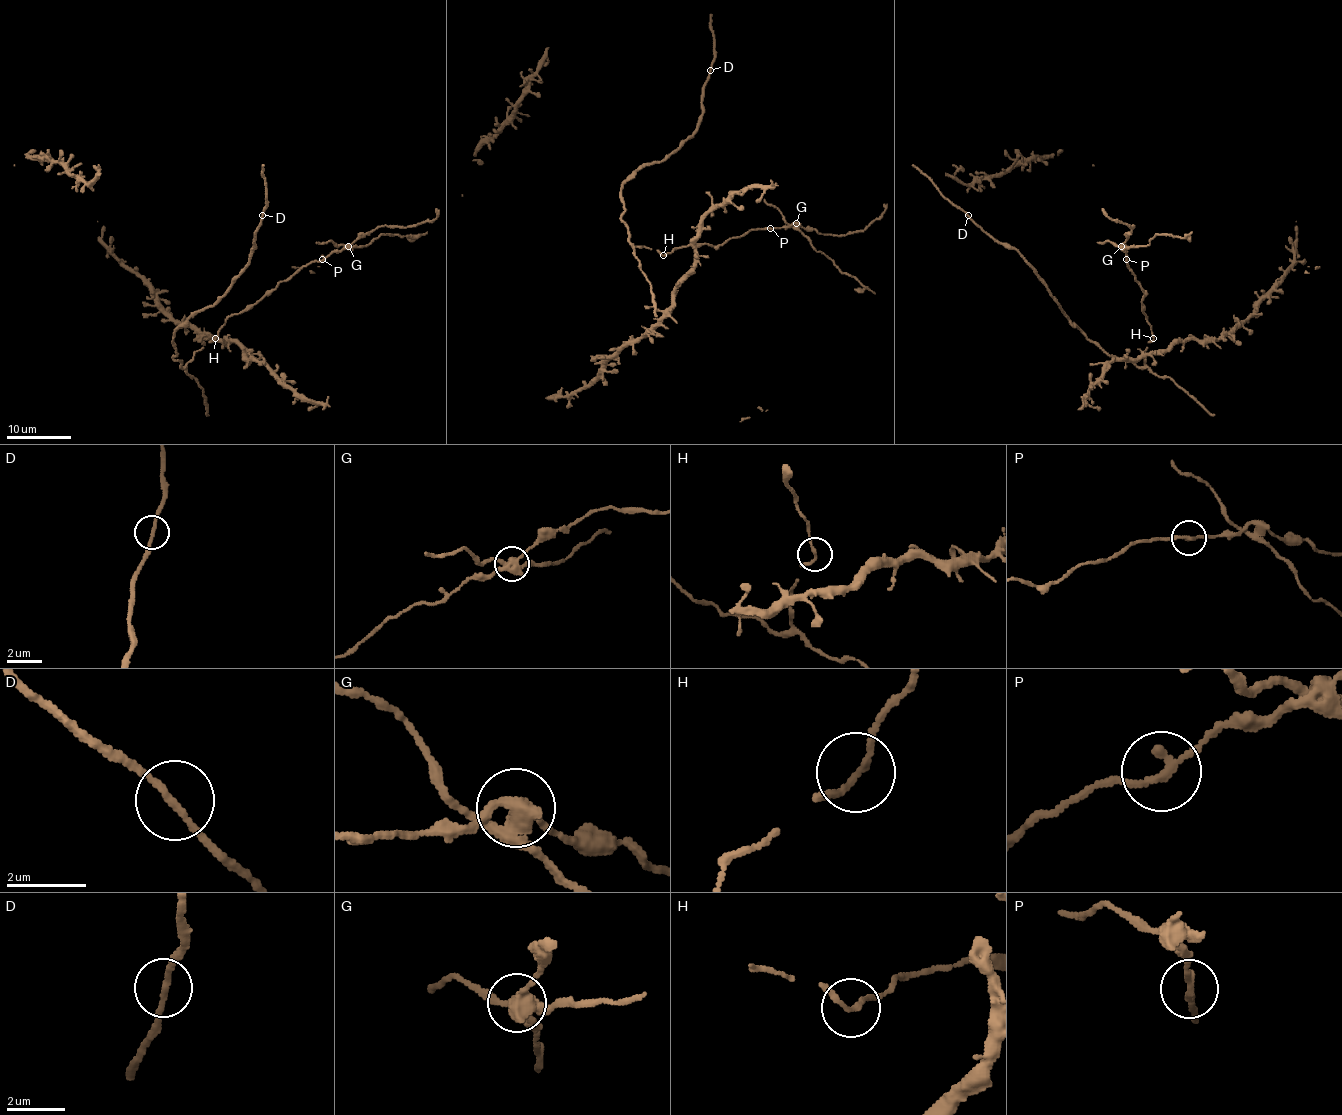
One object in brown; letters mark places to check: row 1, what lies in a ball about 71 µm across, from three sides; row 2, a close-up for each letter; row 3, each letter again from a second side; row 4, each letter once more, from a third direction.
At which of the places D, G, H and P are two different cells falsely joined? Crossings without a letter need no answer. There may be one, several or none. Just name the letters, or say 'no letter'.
G

